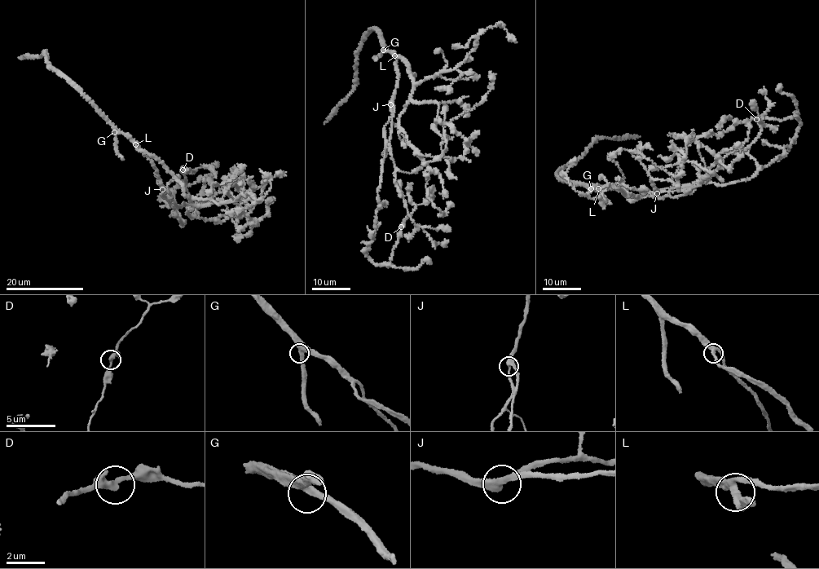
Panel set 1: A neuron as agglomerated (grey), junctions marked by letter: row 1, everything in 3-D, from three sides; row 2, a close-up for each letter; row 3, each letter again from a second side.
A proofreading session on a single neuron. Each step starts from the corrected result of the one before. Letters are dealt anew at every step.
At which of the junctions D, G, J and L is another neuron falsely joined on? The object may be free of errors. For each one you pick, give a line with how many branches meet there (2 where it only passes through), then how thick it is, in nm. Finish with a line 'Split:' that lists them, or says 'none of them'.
Split: none of them

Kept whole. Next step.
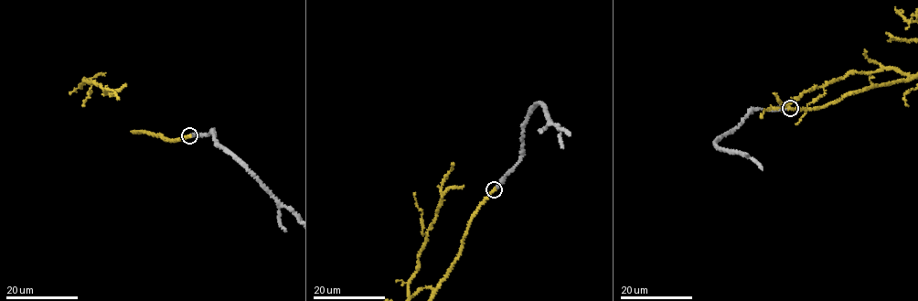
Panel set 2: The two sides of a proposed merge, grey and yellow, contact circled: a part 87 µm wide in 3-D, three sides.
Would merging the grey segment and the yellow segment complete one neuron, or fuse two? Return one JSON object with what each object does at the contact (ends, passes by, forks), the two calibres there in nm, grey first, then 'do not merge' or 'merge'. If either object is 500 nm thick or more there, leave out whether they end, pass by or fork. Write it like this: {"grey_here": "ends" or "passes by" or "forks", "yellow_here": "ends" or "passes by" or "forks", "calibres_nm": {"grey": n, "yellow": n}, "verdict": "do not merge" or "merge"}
{"grey_here": "ends", "yellow_here": "ends", "calibres_nm": {"grey": 240, "yellow": 420}, "verdict": "merge"}

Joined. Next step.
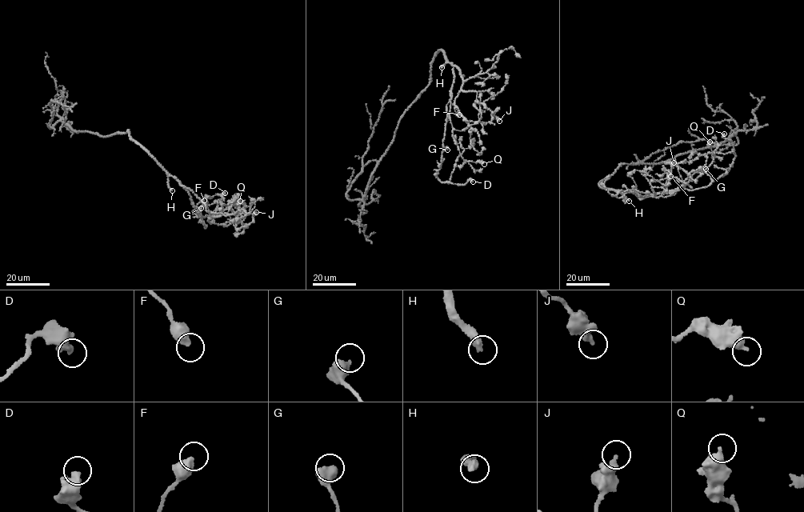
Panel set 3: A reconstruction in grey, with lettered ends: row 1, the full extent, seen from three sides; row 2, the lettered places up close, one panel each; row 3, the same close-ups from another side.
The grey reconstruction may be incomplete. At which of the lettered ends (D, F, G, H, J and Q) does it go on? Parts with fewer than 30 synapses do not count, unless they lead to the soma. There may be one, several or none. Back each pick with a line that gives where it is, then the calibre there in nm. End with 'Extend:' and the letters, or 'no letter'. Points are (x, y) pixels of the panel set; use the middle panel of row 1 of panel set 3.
H: (442, 67) | 360 nm
Extend: H

